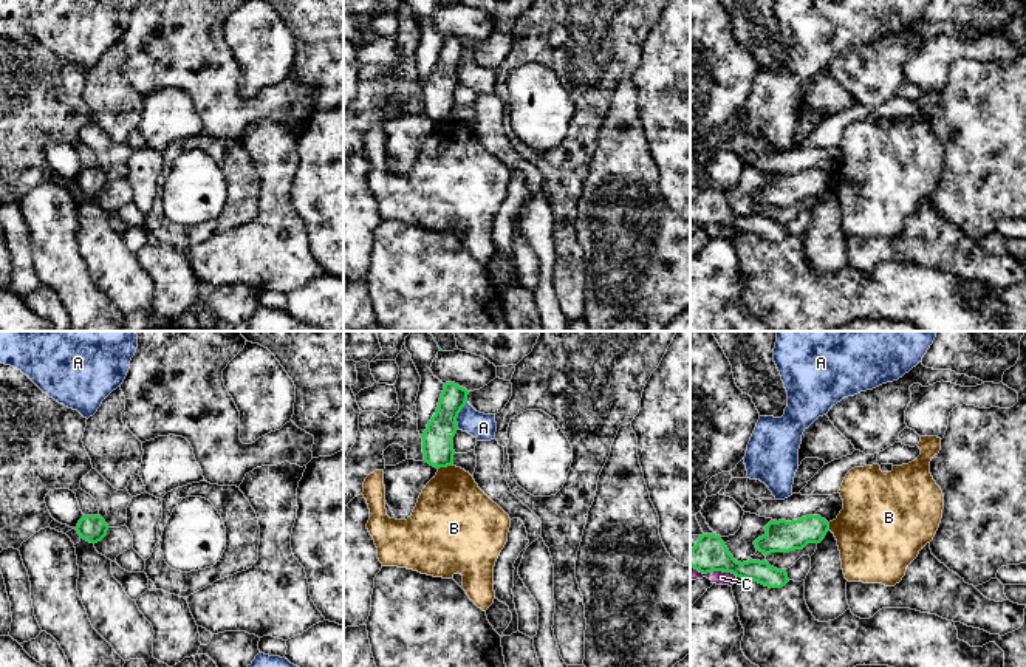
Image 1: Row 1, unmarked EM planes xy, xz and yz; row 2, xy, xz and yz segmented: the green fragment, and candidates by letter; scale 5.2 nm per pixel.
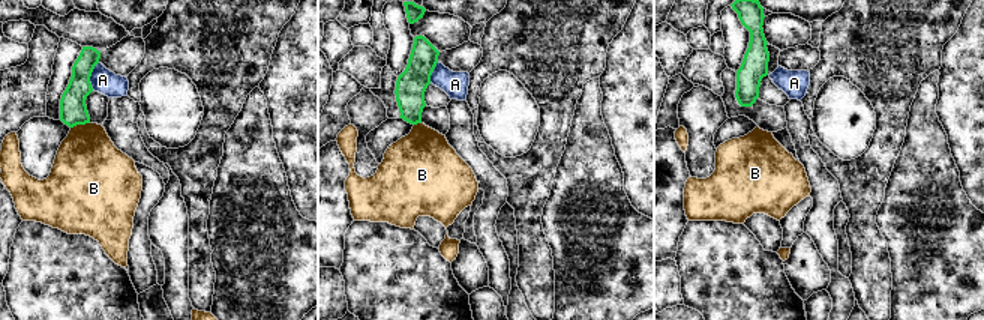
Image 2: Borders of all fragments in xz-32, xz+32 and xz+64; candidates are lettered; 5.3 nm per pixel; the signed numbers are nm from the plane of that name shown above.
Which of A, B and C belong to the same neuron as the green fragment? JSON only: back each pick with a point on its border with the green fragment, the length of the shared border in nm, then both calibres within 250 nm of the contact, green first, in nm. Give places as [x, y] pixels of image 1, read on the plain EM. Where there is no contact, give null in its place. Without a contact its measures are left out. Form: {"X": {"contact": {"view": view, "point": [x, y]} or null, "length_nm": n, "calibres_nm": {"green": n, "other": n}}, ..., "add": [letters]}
{"add": []}

